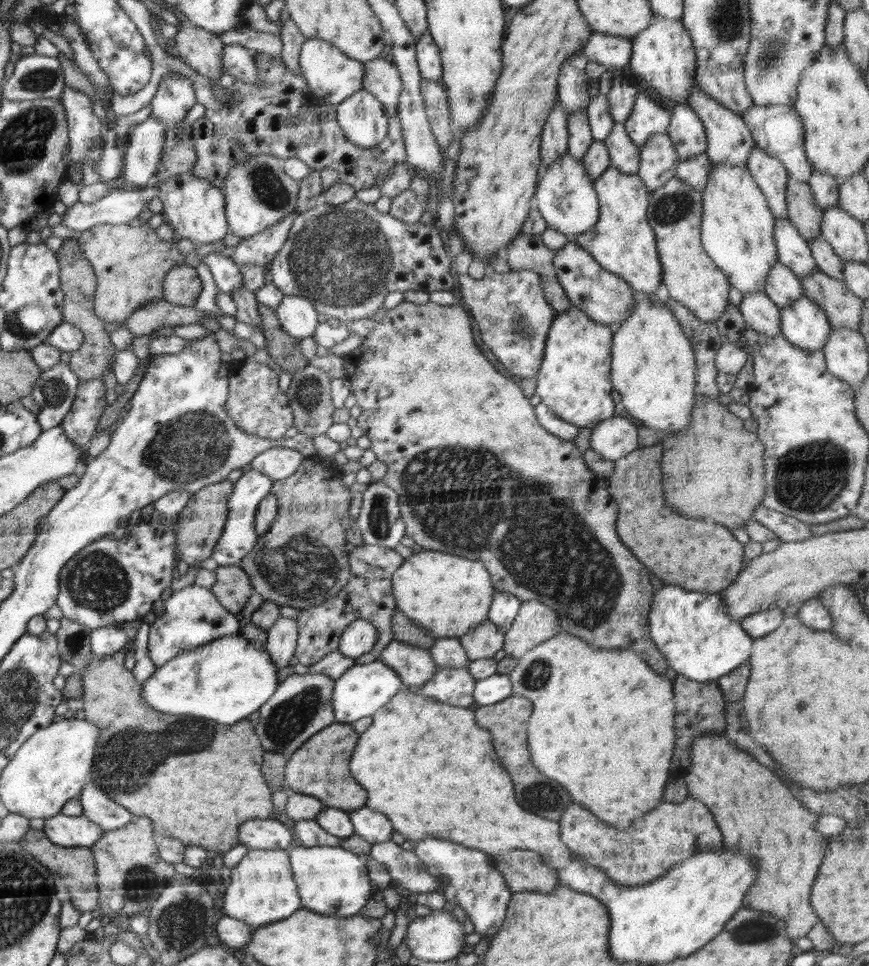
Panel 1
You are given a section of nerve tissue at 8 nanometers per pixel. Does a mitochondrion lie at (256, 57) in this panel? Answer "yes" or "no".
no

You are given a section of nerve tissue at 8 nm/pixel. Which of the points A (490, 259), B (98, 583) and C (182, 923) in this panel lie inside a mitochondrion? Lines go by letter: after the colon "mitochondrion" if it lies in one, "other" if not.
A: other
B: mitochondrion
C: mitochondrion

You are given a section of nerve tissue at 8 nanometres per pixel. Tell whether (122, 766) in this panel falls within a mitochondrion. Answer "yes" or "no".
yes

